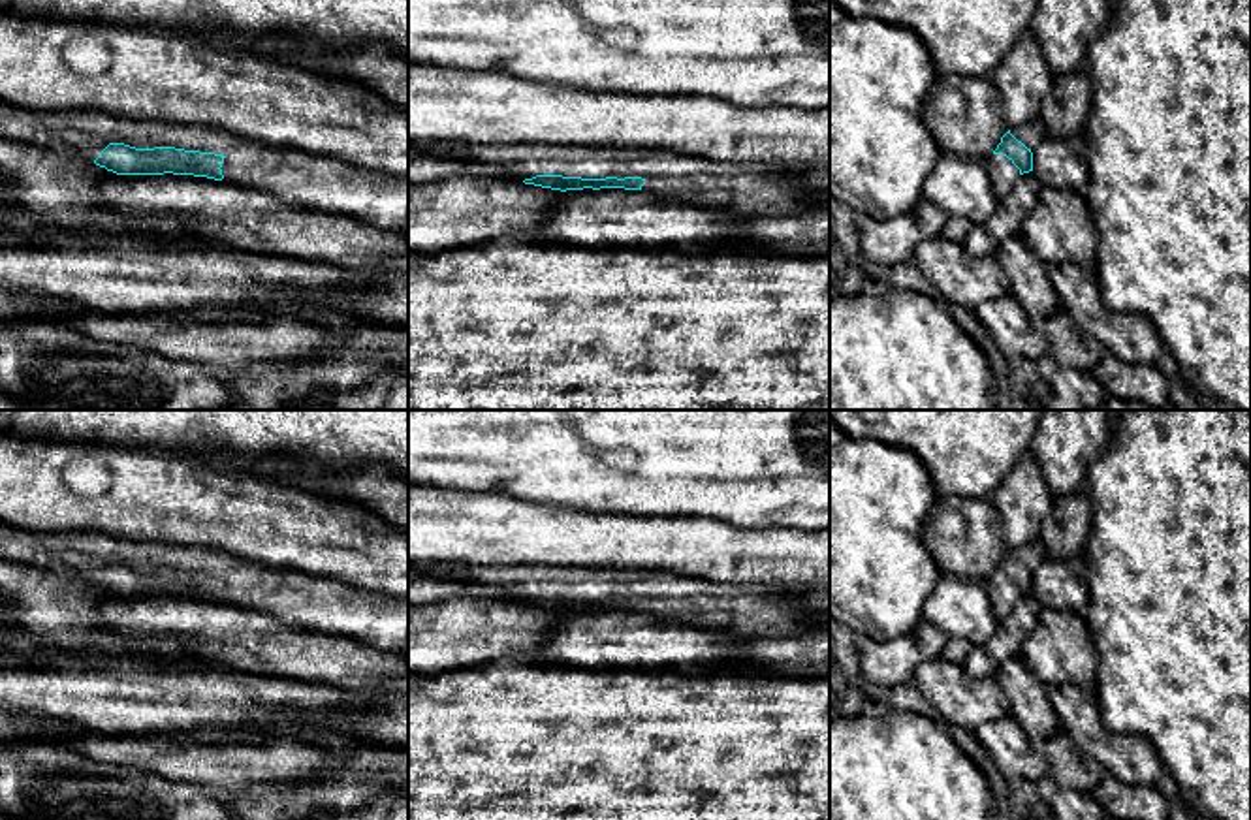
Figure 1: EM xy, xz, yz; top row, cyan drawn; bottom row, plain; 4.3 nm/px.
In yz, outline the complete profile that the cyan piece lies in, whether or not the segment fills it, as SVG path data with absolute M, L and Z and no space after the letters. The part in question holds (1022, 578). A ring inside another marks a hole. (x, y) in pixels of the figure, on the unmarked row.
M1040 540L1008 551L993 576L984 583L993 615L1003 621L1012 615L1014 604L1033 592L1033 572L1048 557Z

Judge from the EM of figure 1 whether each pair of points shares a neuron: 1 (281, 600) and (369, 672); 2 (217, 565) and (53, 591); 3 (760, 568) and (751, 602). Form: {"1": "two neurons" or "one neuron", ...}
{"1": "two neurons", "2": "two neurons", "3": "two neurons"}

